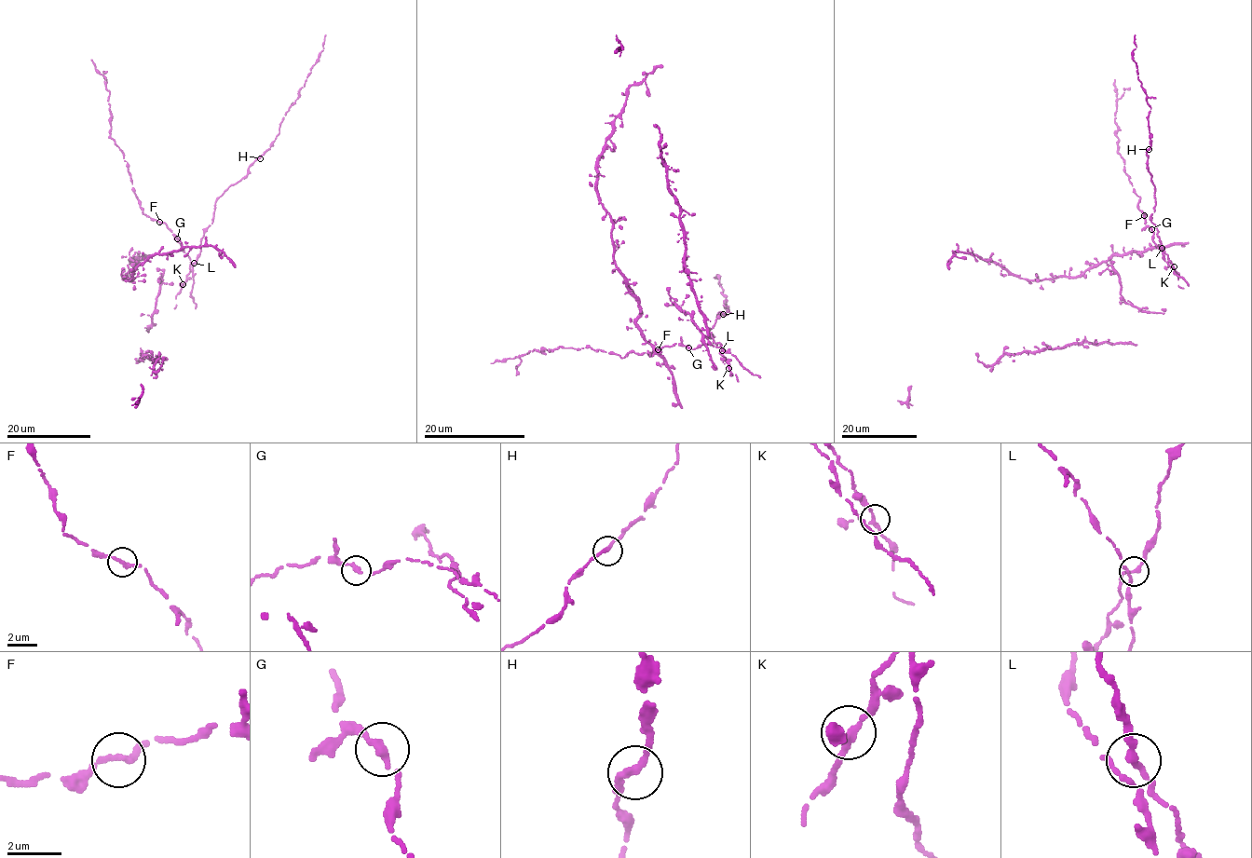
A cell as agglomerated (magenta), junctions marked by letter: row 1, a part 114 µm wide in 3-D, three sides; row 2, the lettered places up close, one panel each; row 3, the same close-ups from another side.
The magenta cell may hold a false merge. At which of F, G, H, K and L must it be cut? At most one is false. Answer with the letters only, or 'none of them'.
none of them

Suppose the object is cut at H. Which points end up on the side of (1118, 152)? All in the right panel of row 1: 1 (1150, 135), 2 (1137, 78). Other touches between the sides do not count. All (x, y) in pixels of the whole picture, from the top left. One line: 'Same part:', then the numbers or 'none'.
Same part: none

